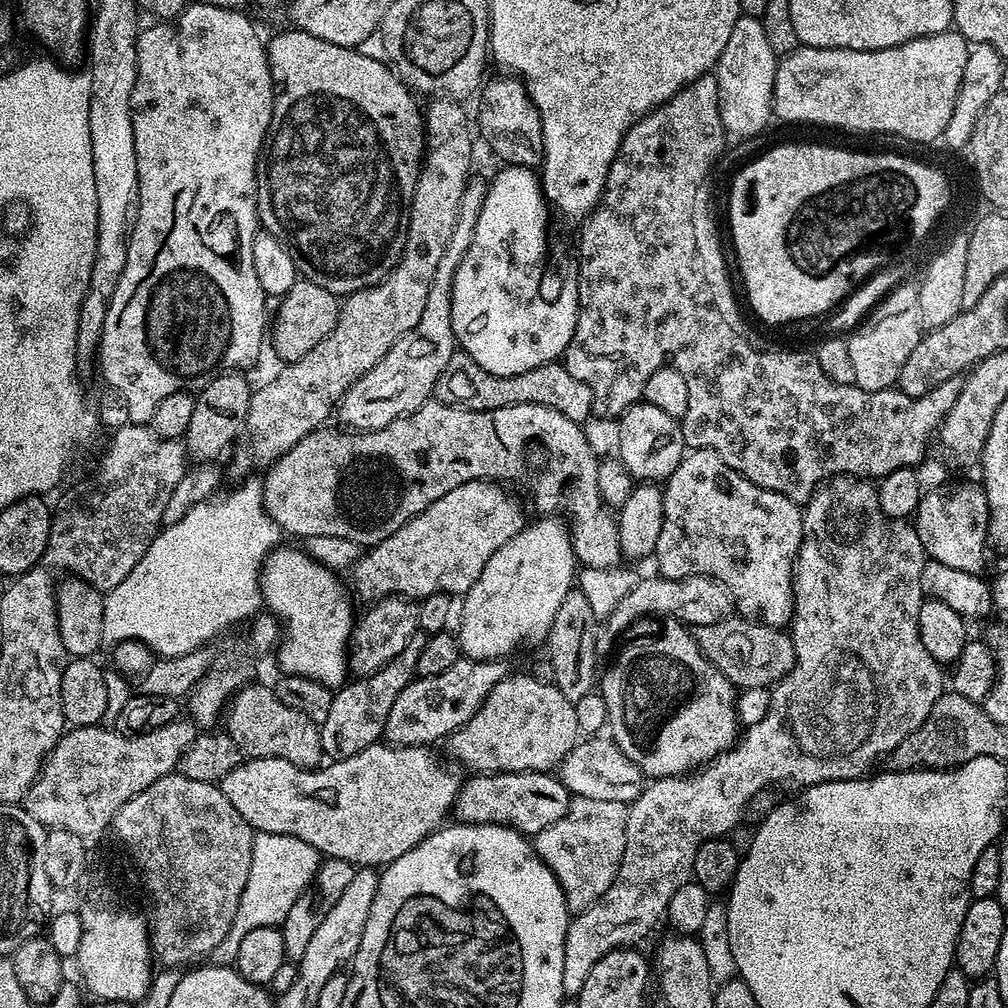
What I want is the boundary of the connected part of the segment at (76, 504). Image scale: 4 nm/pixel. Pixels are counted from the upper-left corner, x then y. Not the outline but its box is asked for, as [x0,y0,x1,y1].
[43,422,186,590]

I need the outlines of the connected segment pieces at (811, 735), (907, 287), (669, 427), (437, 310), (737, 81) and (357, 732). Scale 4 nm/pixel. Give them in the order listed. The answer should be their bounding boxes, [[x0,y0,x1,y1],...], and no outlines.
[[562,476,946,998],[847,282,922,392],[618,402,686,482],[338,179,486,432],[714,14,777,140],[320,631,427,760]]

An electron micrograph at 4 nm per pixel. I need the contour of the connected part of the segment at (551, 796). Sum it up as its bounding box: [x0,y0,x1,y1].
[454,772,570,838]

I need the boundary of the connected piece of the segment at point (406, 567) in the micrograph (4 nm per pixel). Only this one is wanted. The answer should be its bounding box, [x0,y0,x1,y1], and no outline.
[352,480,526,602]

